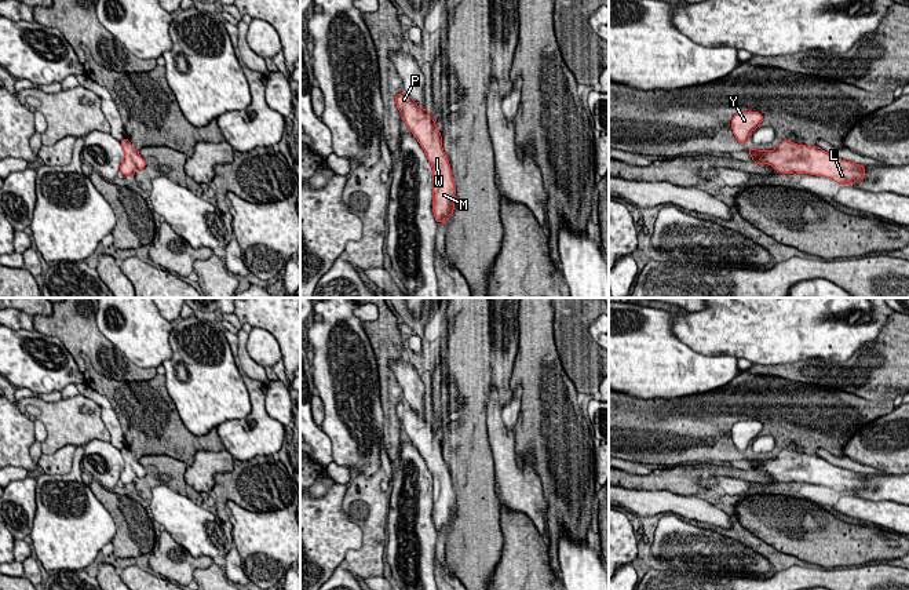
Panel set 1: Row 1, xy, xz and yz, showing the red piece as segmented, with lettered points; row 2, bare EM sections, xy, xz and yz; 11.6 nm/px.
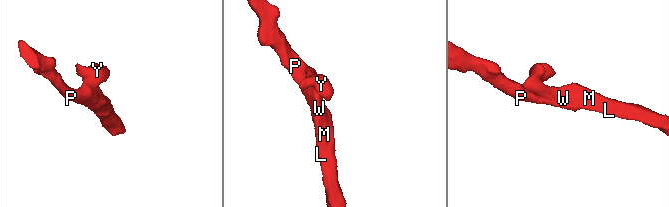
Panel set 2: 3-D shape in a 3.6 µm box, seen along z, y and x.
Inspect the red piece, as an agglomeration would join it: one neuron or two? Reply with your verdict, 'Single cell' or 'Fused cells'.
Single cell

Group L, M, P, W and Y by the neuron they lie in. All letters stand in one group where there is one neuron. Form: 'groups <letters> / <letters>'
groups L M P W Y

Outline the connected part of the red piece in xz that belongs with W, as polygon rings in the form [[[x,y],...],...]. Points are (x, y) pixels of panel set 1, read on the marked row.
[[[405,91],[395,96],[395,103],[432,167],[432,212],[437,223],[443,221],[446,225],[454,210],[456,189],[448,156],[442,149],[441,132],[428,109],[419,108]]]

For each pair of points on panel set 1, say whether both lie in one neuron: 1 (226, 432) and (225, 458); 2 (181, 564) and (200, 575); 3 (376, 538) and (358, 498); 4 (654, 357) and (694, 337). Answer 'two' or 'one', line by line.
1: two
2: two
3: one
4: two

